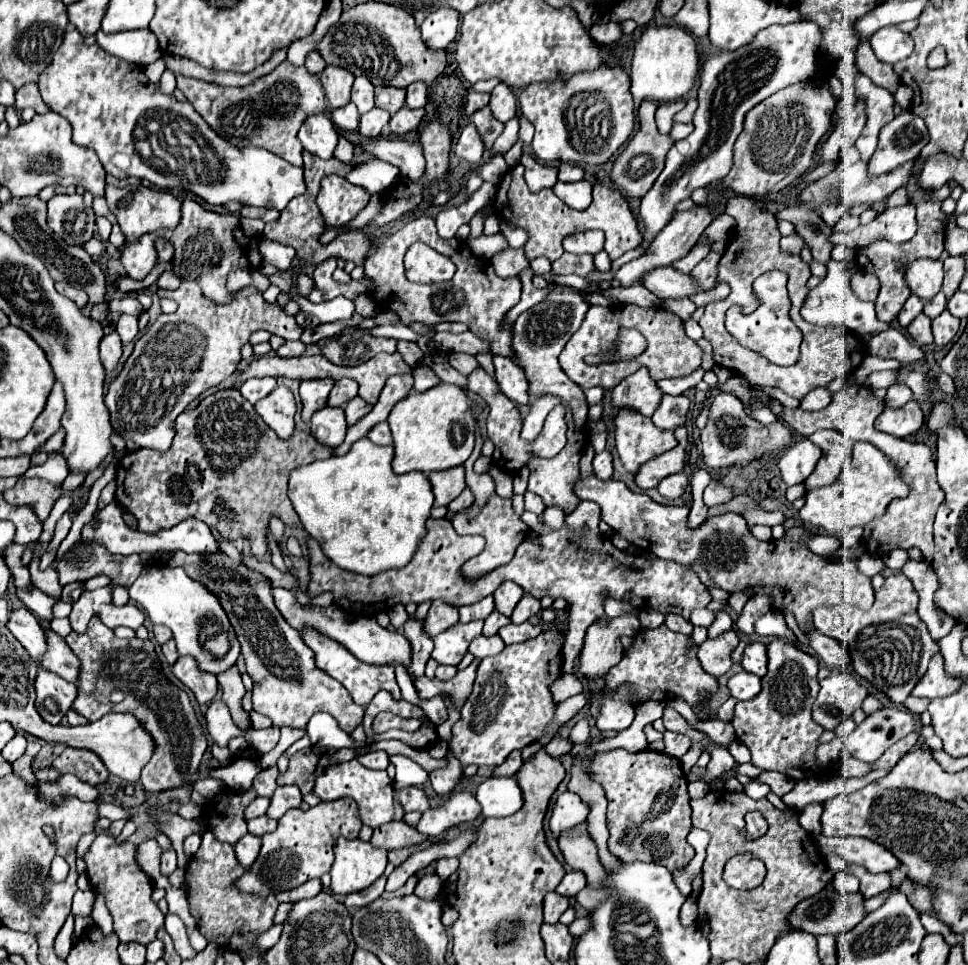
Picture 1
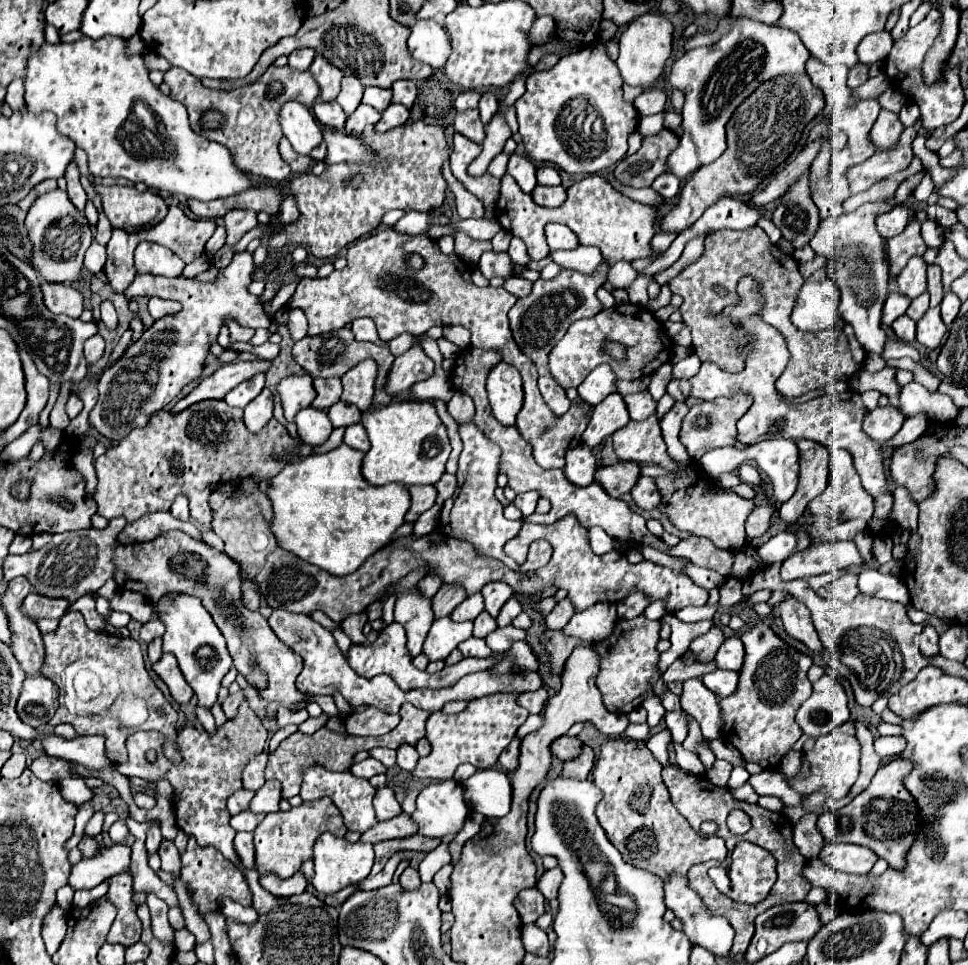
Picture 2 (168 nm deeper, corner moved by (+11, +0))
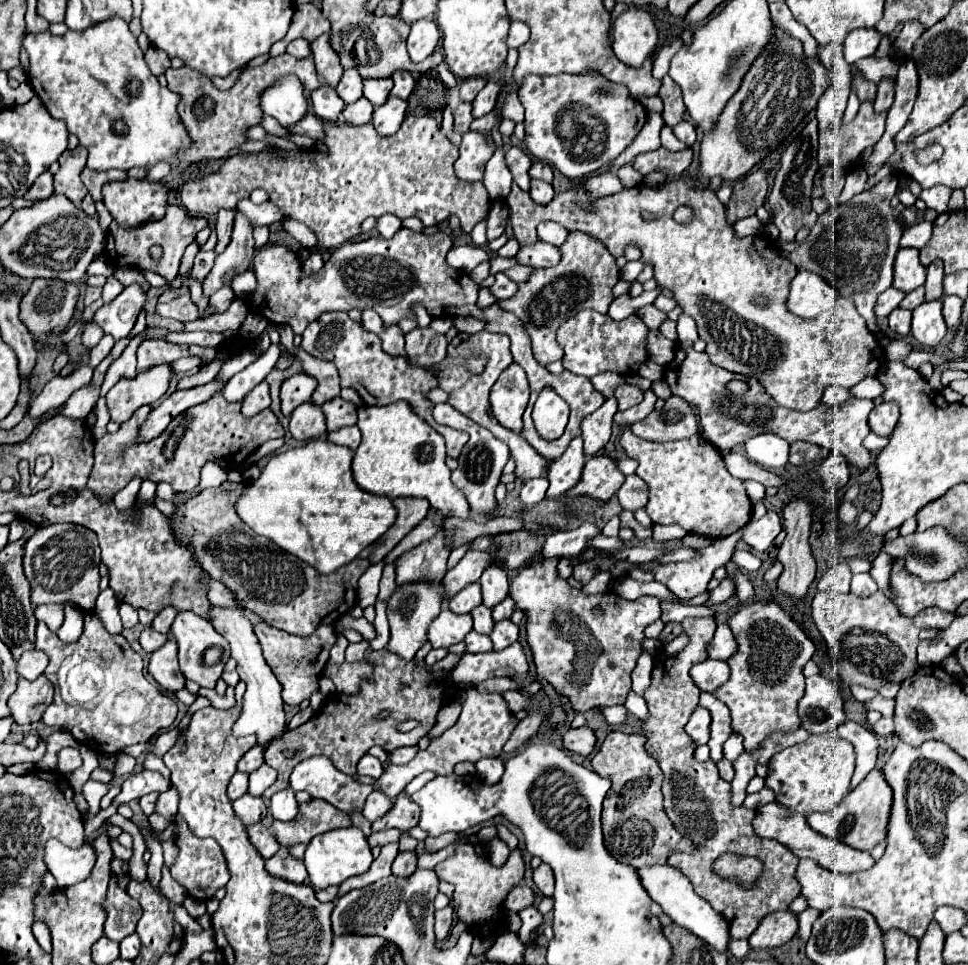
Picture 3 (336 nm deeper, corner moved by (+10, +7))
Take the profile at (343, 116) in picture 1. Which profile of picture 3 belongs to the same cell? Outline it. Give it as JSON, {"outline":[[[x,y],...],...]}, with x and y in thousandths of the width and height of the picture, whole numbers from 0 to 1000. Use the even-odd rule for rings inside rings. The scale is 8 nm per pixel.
{"outline":[[[332,89],[325,95],[321,95],[323,116],[338,126],[348,126],[350,118],[356,112],[356,106],[352,106],[350,97],[342,89]]]}

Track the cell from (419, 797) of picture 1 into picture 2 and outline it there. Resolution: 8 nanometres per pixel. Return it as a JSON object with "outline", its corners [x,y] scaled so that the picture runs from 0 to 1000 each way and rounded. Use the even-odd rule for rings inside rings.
{"outline":[[[403,816],[390,818],[390,822],[386,826],[386,840],[388,840],[390,851],[401,851],[401,849],[409,847],[411,842],[415,842],[415,836],[409,830],[407,820]]]}

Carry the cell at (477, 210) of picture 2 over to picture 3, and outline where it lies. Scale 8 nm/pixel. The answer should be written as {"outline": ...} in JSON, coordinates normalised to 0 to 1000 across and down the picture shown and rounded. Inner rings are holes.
{"outline":[[[461,110],[460,114],[458,114],[458,121],[455,133],[463,144],[465,144],[470,138],[468,135],[468,126],[468,115],[464,110]]]}

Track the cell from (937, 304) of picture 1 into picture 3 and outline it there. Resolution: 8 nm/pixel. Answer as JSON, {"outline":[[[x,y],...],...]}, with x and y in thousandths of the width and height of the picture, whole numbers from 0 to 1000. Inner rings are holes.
{"outline":[[[947,298],[943,303],[939,303],[933,313],[931,313],[931,319],[939,319],[939,321],[945,321],[947,317],[951,317],[956,313],[956,301],[954,298]]]}

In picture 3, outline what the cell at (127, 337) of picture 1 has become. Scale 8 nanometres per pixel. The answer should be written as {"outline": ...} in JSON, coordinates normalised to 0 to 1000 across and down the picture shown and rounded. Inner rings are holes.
{"outline":[[[113,286],[113,288],[111,288],[111,294],[106,296],[106,313],[108,313],[108,315],[117,313],[125,303],[127,303],[127,294],[121,292],[117,286]]]}

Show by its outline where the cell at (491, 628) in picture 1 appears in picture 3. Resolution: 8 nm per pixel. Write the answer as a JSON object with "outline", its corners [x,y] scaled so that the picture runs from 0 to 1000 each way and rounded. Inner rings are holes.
{"outline":[[[493,628],[489,634],[487,634],[487,638],[489,638],[489,653],[491,655],[495,655],[495,657],[507,657],[507,653],[509,653],[509,640],[507,640],[507,632],[503,630],[503,628]]]}

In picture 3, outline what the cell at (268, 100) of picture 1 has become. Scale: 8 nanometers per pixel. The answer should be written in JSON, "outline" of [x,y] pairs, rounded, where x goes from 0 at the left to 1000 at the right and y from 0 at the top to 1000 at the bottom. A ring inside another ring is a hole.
{"outline":[[[290,56],[286,60],[278,60],[274,66],[263,68],[263,70],[255,70],[249,77],[249,83],[243,85],[241,91],[228,95],[224,93],[216,81],[212,81],[210,77],[204,77],[201,73],[195,73],[193,68],[187,70],[175,70],[170,75],[170,81],[175,85],[175,93],[183,95],[189,99],[189,104],[185,106],[183,114],[185,120],[191,128],[191,133],[195,135],[195,141],[199,143],[201,151],[197,155],[193,155],[191,160],[187,160],[189,168],[199,168],[199,166],[226,166],[226,164],[235,164],[241,155],[247,155],[253,147],[255,141],[253,137],[259,131],[270,128],[272,124],[272,116],[270,116],[270,97],[282,89],[284,85],[288,85],[288,81],[292,79],[307,79],[315,91],[315,95],[323,95],[330,89],[334,89],[332,79],[325,73],[323,60],[313,60],[307,62],[299,56]]]}

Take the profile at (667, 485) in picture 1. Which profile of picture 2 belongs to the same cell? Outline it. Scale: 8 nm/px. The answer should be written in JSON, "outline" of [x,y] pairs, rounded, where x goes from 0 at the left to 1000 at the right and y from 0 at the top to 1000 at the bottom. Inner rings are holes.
{"outline":[[[661,494],[657,498],[657,503],[653,505],[651,509],[653,513],[653,519],[661,525],[661,527],[667,527],[667,530],[674,530],[682,523],[682,511],[676,503],[676,498],[671,494]]]}

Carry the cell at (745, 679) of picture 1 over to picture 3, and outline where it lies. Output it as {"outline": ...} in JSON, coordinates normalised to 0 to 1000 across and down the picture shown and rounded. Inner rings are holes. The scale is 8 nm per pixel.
{"outline":[[[730,682],[728,686],[722,686],[714,694],[716,707],[728,717],[739,717],[743,711],[747,711],[753,705],[753,701],[755,701],[753,688],[745,684],[735,684],[735,682]]]}

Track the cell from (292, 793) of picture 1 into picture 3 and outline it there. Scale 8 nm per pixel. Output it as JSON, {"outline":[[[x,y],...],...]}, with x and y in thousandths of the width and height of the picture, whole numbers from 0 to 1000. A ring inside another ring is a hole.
{"outline":[[[272,792],[270,796],[265,796],[265,800],[257,802],[257,823],[270,827],[272,821],[284,810],[284,806],[286,806],[286,800],[280,794]]]}

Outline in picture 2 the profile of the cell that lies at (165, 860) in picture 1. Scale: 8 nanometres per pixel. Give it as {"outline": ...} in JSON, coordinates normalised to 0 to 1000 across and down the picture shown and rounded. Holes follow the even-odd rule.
{"outline":[[[157,853],[155,859],[153,859],[153,867],[151,867],[151,880],[153,880],[153,884],[161,884],[163,878],[165,878],[165,874],[167,874],[165,857],[161,853]]]}

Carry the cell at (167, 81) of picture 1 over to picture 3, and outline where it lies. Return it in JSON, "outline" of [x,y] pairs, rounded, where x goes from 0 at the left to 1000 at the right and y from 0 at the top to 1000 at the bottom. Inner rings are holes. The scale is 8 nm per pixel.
{"outline":[[[156,48],[156,50],[150,54],[150,64],[152,64],[154,73],[156,73],[160,79],[166,79],[166,77],[177,68],[177,66],[175,66],[175,58],[173,58],[168,52],[160,50],[160,48]]]}

